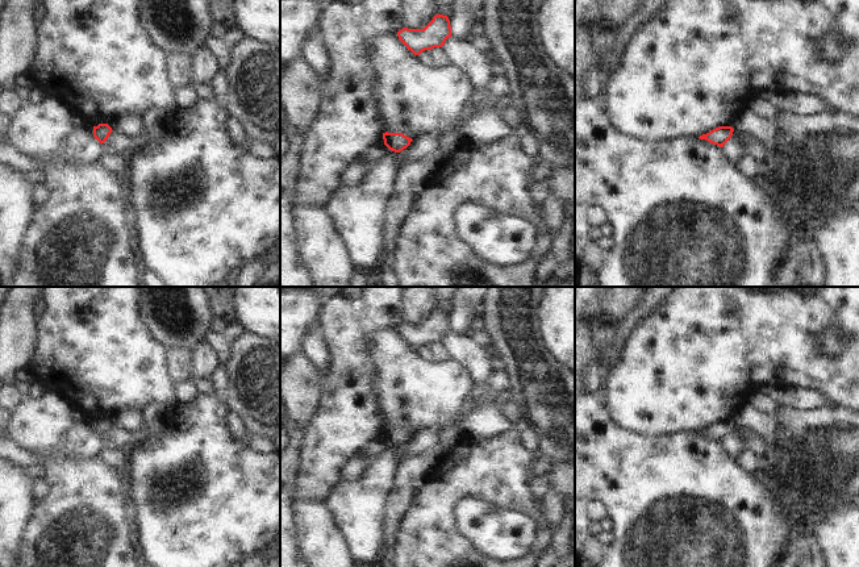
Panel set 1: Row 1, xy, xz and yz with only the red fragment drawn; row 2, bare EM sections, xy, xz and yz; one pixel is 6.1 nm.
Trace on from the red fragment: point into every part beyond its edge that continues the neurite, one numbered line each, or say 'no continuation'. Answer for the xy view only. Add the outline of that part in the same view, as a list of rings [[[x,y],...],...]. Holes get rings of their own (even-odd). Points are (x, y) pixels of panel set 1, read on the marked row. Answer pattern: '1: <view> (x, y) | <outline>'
no continuation

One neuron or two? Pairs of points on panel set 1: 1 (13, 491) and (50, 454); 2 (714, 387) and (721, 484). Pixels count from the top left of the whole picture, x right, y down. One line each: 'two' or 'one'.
1: two
2: two

